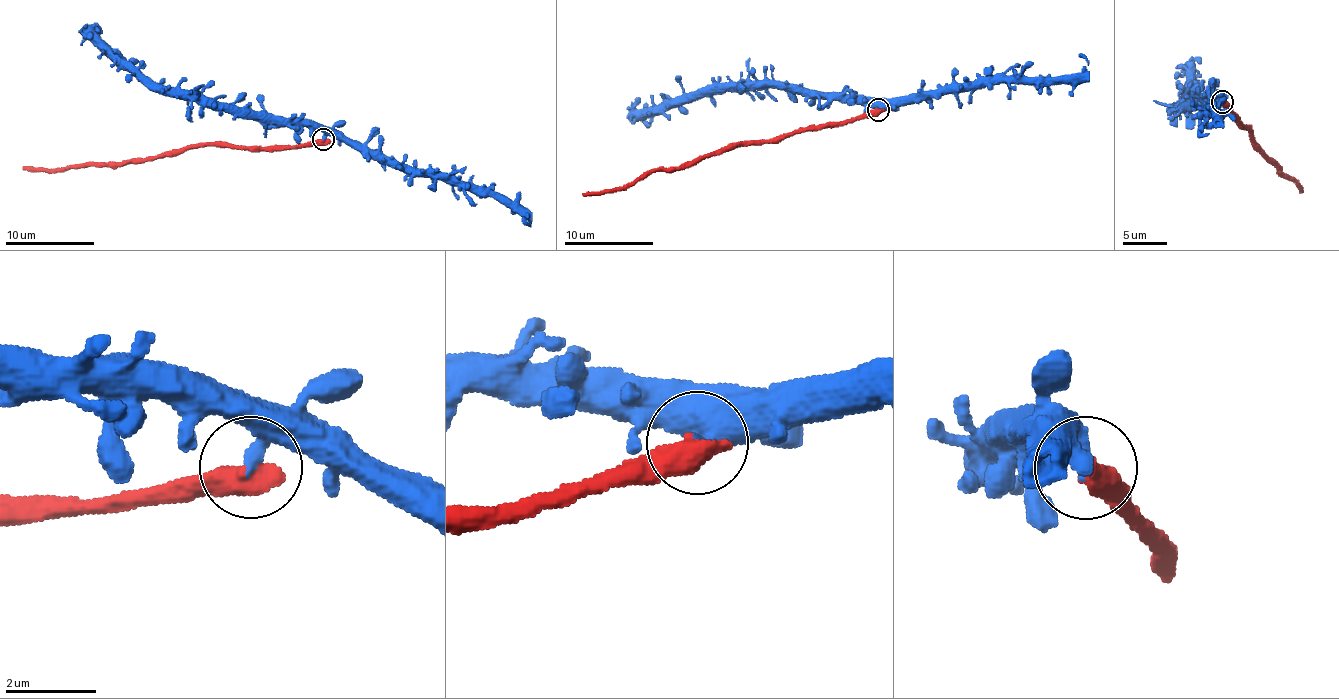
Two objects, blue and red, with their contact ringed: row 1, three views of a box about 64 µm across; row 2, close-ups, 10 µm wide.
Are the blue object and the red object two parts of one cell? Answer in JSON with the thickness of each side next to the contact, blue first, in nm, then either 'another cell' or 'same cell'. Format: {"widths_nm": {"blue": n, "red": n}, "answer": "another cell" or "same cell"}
{"widths_nm": {"blue": 320, "red": 600}, "answer": "another cell"}

